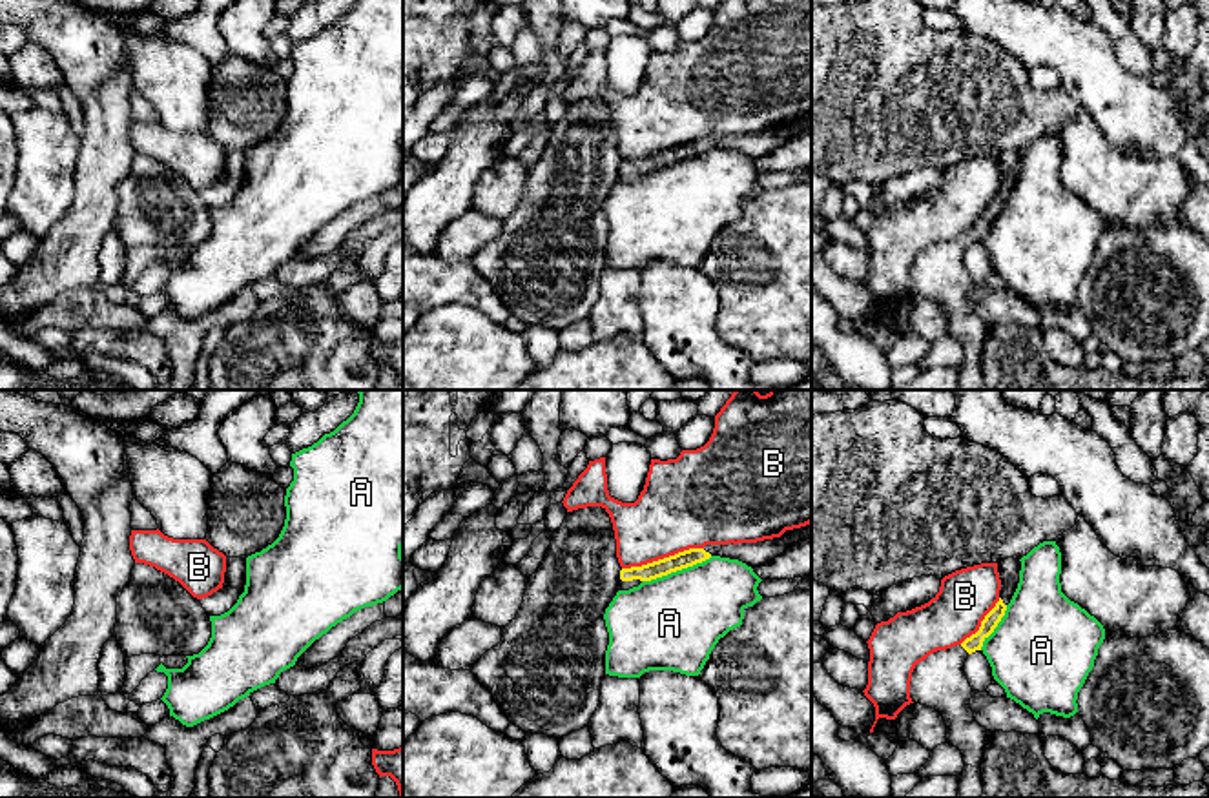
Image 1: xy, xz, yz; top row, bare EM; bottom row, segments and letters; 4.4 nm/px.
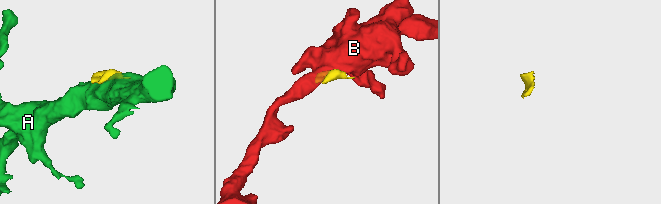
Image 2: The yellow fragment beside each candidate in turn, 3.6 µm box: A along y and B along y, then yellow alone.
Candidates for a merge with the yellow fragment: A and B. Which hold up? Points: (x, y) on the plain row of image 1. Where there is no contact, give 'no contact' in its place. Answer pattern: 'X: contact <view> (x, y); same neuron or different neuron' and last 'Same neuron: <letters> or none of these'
A: contact xz (677, 161); different neuron
B: contact xz (664, 150); different neuron
Same neuron: none of these

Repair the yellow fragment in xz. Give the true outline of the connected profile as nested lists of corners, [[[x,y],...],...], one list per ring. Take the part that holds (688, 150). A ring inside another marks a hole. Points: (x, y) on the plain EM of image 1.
[[[780,129],[757,135],[706,137],[704,140],[689,140],[642,159],[622,160],[618,182],[629,182],[633,179],[638,179],[642,173],[651,173],[671,164],[693,159],[709,151],[711,148],[739,151],[748,159],[760,159],[773,153],[777,148],[786,144],[786,140],[788,137]]]

